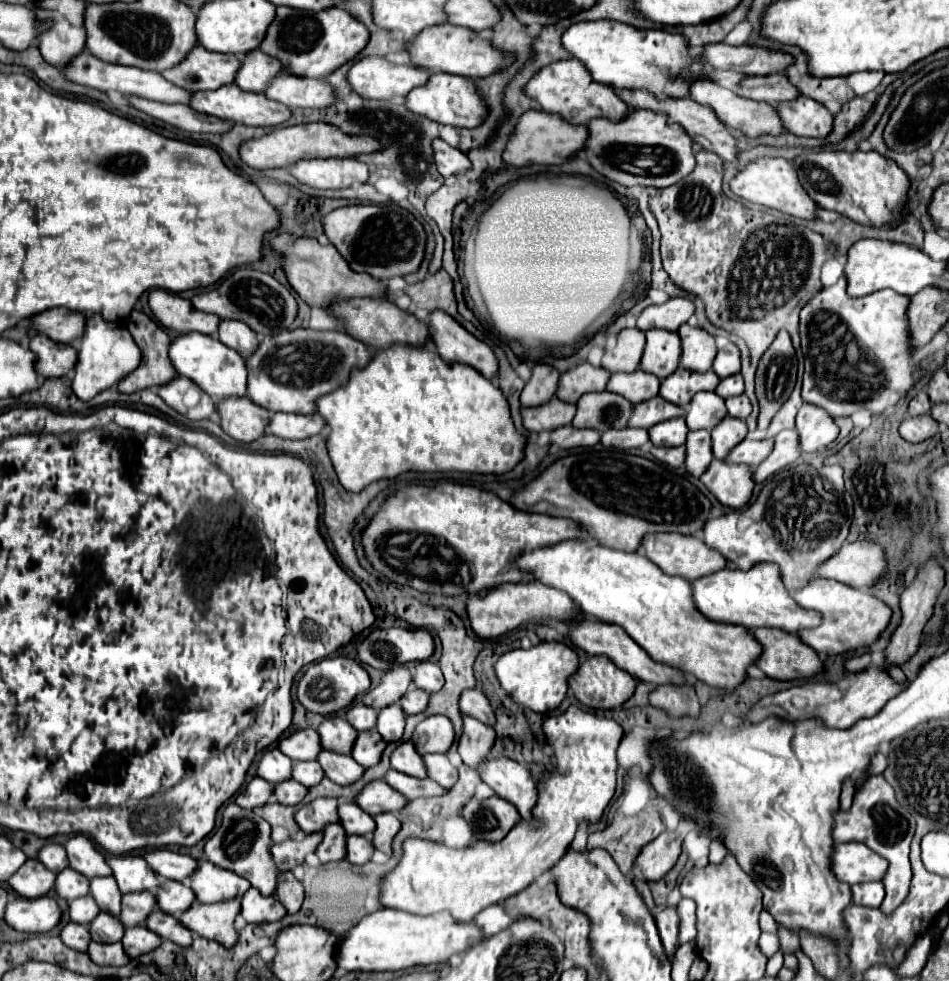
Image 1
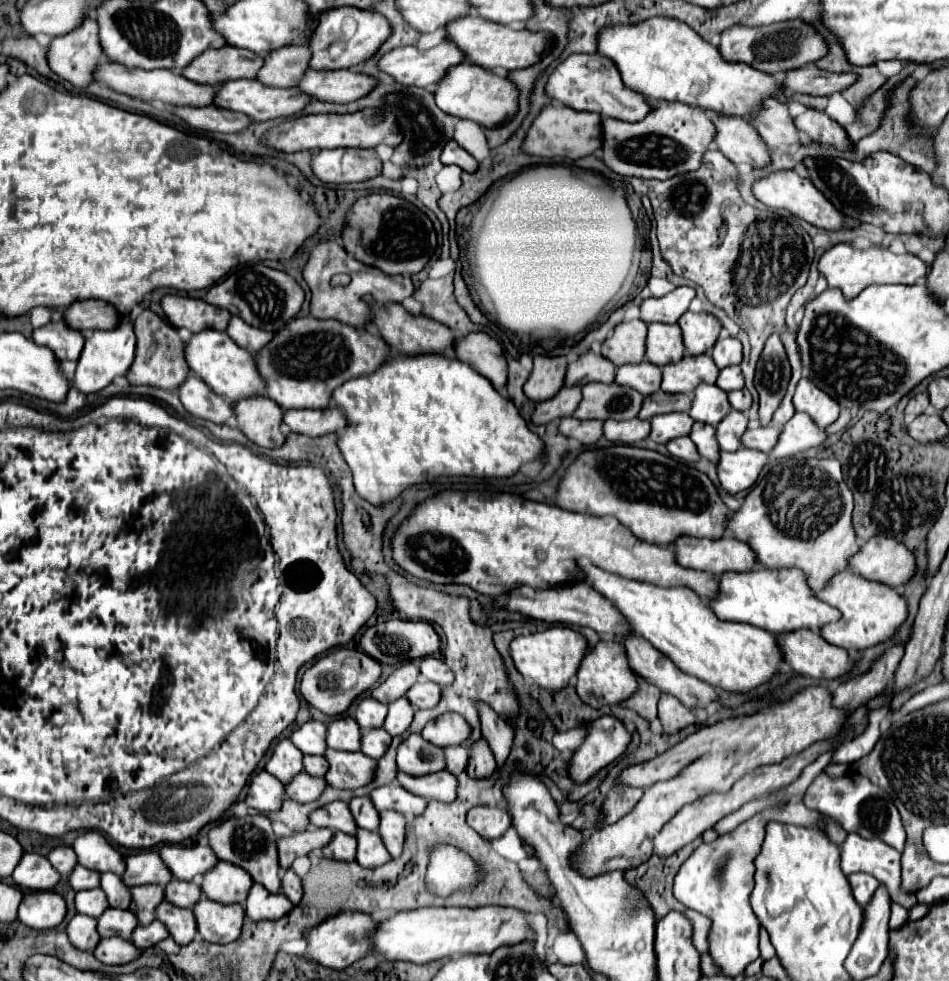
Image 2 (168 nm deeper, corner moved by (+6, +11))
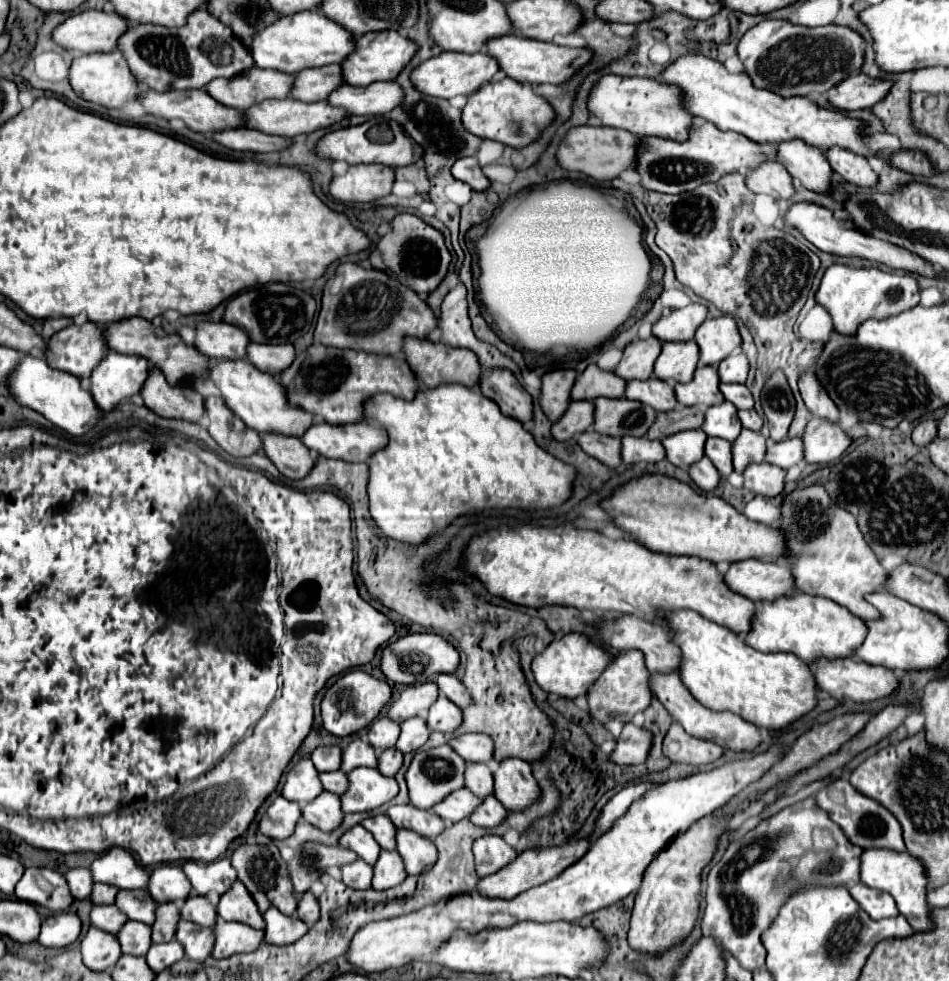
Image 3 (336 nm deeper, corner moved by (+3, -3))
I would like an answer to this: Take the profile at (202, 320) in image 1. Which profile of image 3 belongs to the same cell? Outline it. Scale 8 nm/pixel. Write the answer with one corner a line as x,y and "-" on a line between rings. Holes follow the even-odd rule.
200,321
196,325
194,347
210,359
244,359
248,335
230,323

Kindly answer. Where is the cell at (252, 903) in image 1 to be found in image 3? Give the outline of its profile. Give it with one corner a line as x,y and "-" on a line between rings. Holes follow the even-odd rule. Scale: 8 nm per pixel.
270,907
270,911
266,911
262,917
266,923
266,927
264,927
266,943
288,945
288,943
294,943
296,939
300,939
308,931
306,923
302,923
294,915
282,915
276,907

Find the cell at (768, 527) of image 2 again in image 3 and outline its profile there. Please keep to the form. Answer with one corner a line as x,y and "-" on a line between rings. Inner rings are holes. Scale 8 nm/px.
808,485
782,495
780,511
782,517
774,527
782,531
786,539
786,555
778,557
776,563
786,563
790,567
796,589
832,599
860,619
876,619
878,611
864,601
864,595
882,589
886,571
858,531
854,515
844,507
838,507
822,485

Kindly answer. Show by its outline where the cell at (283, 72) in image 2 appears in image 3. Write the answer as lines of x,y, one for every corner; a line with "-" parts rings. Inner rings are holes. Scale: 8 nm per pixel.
326,65
326,67
312,67
312,69
302,69
296,75
292,75
292,87
290,87
290,97
298,101
322,101
328,97
330,91
340,87
344,81
340,77
340,67
338,65

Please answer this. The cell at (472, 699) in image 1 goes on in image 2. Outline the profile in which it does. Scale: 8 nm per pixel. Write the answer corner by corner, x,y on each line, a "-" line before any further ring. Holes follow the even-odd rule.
479,705
479,713
481,713
483,737
485,737
489,749
495,757
497,767
501,767
511,753
515,731
503,719
499,719
499,715
493,709
487,709
485,705

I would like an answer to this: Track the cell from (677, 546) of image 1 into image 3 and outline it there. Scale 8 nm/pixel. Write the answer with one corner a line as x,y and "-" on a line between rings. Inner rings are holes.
746,559
746,561
736,561
730,563
730,569
724,573
724,583
736,591
742,597
748,597
752,601
770,601
770,599
778,599
782,595
786,595
788,591
794,591
794,581
790,575
788,565
784,563
768,563
762,559

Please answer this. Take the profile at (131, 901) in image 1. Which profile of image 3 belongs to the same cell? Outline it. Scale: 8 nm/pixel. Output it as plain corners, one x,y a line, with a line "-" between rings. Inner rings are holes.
158,903
156,921
152,925
152,943
172,941
178,919
180,919
180,909
176,907
176,903

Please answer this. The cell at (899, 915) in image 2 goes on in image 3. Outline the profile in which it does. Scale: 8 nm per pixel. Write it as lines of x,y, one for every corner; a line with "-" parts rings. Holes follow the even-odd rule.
858,883
850,889
850,895
858,901
858,905
874,919
890,919
890,917
898,917
898,909
896,903
892,899
892,895
882,893
878,889
870,889
864,883

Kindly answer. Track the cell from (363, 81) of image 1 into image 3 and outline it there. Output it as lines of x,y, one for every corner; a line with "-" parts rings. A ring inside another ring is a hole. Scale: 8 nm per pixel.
482,51
480,53
440,53
420,63
416,69
412,69
410,81
424,95
452,99
454,95
470,95
470,91
476,91
486,81
494,79
498,71
500,71
498,63

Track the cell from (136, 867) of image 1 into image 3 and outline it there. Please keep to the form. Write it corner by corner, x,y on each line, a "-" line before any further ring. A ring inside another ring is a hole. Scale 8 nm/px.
166,863
150,871
146,891
156,903
168,903
168,901
186,901
190,895
190,883
176,863

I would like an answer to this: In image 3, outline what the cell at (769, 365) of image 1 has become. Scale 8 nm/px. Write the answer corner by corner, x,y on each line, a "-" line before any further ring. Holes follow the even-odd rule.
774,371
764,383
760,393
760,403
766,415
772,441
782,441
788,437
788,427
794,417
794,395
782,371

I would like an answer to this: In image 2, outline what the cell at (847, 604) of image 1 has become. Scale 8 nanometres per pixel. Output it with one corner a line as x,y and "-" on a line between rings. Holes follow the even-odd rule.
849,569
843,571
843,573
837,573
831,579
829,587
823,589
821,593
817,593
817,597
823,599
825,603
837,607
843,613
843,617
837,623
825,625
821,629
821,635
829,643
839,645
843,649
853,649
853,651
875,647
879,643
893,639
893,635
897,633
897,629
903,625
903,621
909,615
907,599
901,593
897,593
889,585
867,581
861,575
851,573

